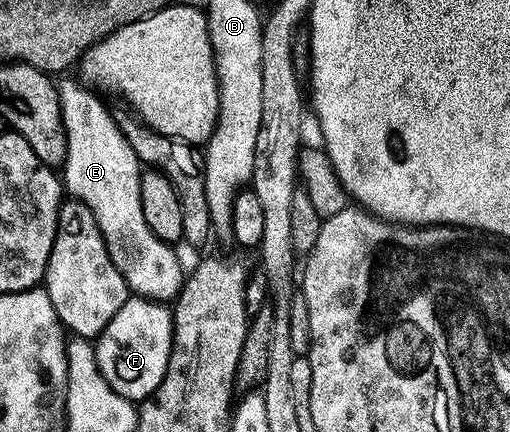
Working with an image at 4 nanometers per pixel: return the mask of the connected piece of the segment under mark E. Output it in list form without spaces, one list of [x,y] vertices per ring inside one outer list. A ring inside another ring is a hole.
[[[69,77],[60,78],[57,83],[57,96],[60,99],[61,122],[65,129],[65,161],[61,167],[61,179],[64,190],[68,194],[70,192],[72,198],[75,198],[80,203],[86,204],[87,207],[91,209],[92,215],[96,219],[96,224],[99,225],[100,233],[104,238],[104,243],[107,245],[108,255],[111,257],[115,267],[119,269],[120,275],[123,277],[125,284],[128,285],[130,292],[138,298],[156,299],[157,302],[164,303],[170,302],[171,300],[174,300],[178,292],[181,291],[181,287],[185,280],[185,269],[182,269],[181,267],[181,263],[175,253],[176,248],[172,244],[165,243],[161,238],[157,237],[144,220],[141,197],[141,176],[143,167],[140,159],[135,151],[131,149],[131,145],[128,144],[127,139],[123,137],[123,133],[119,131],[110,108],[107,105],[105,107],[102,101],[95,95],[97,93],[93,92],[90,88],[83,86],[78,80],[75,80],[75,82],[65,78]]]

